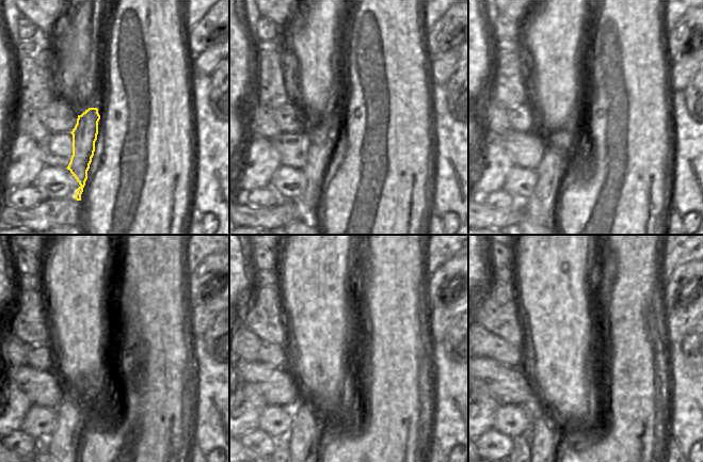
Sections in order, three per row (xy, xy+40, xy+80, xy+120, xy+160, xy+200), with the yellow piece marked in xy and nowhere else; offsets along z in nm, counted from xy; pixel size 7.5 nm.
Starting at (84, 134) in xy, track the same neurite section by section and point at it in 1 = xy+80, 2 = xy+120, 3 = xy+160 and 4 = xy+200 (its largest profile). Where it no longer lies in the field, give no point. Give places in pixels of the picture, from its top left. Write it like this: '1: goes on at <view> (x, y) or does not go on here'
1: goes on at xy+80 (542, 205)
2: goes on at xy+120 (64, 443)
3: goes on at xy+160 (304, 436)
4: goes on at xy+200 (543, 437)

